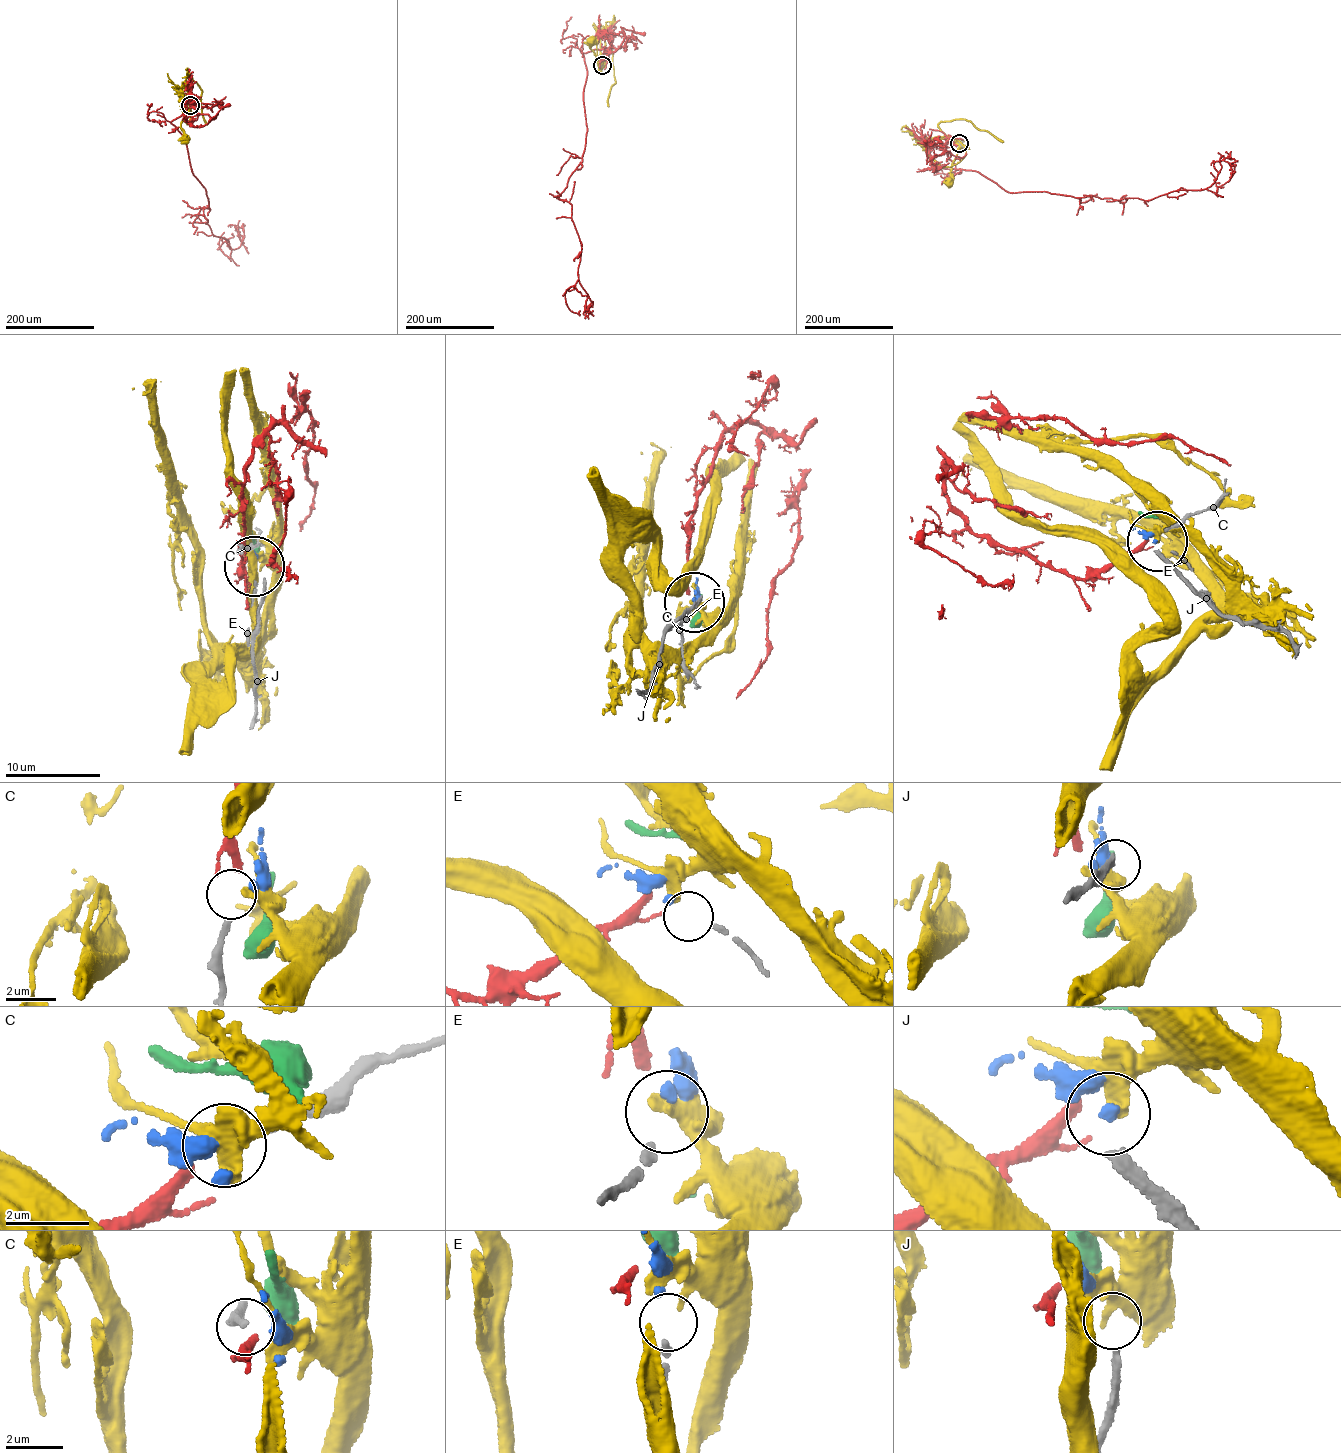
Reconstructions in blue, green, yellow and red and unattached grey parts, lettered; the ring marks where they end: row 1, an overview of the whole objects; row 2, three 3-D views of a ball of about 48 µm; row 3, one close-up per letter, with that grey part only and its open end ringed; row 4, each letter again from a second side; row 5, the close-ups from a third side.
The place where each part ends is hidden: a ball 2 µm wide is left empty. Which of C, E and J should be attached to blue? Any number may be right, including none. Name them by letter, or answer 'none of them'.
E

